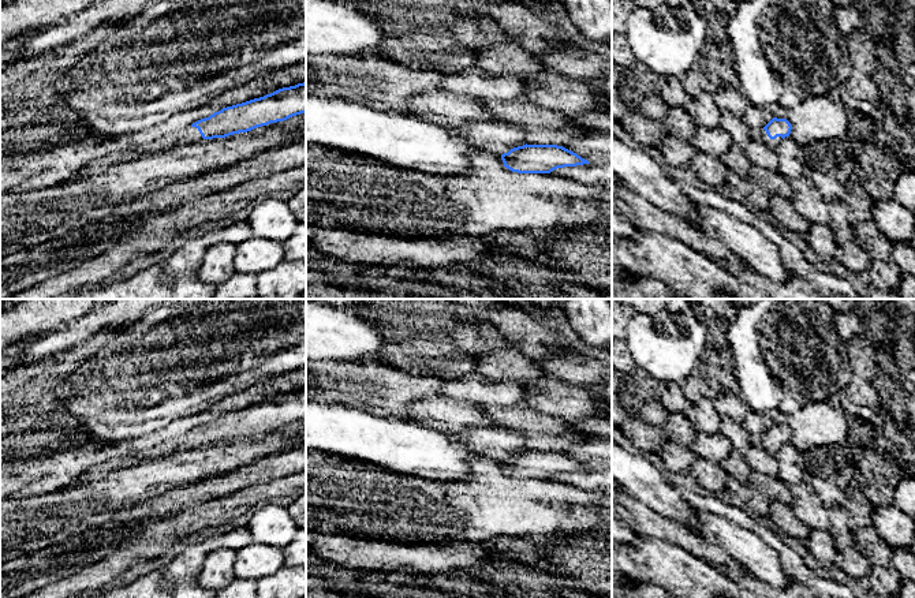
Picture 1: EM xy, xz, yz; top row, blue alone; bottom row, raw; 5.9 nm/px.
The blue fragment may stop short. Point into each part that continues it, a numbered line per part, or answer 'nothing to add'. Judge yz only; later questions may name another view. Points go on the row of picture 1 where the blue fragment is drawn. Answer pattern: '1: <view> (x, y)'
1: yz (772, 144)

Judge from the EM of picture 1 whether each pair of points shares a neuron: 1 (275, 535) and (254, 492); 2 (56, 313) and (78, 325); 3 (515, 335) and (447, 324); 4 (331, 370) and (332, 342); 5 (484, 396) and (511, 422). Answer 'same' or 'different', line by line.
1: different
2: different
3: different
4: different
5: different

